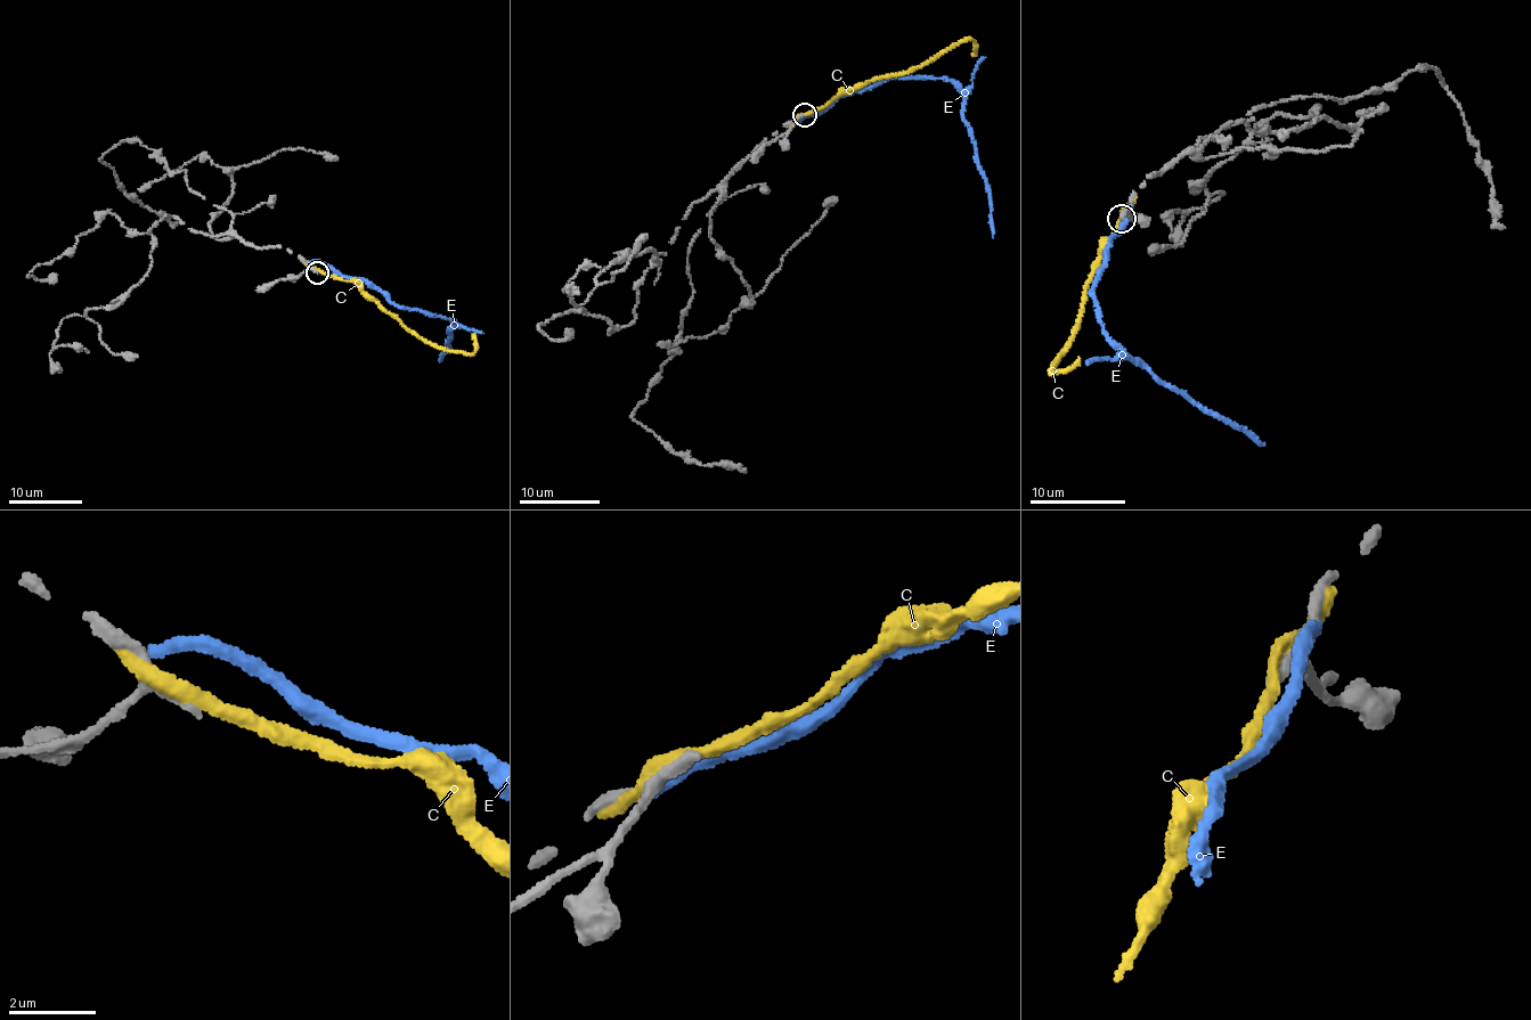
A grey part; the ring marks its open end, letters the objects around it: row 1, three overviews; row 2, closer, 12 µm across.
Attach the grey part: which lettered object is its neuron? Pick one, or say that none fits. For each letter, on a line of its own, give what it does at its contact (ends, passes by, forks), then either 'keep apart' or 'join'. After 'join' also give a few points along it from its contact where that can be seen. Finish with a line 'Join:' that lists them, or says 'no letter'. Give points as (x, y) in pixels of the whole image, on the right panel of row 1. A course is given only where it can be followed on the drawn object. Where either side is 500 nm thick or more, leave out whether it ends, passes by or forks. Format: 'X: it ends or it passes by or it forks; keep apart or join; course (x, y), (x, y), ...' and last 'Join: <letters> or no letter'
C: it passes by; keep apart
E: it ends; keep apart
Join: no letter

